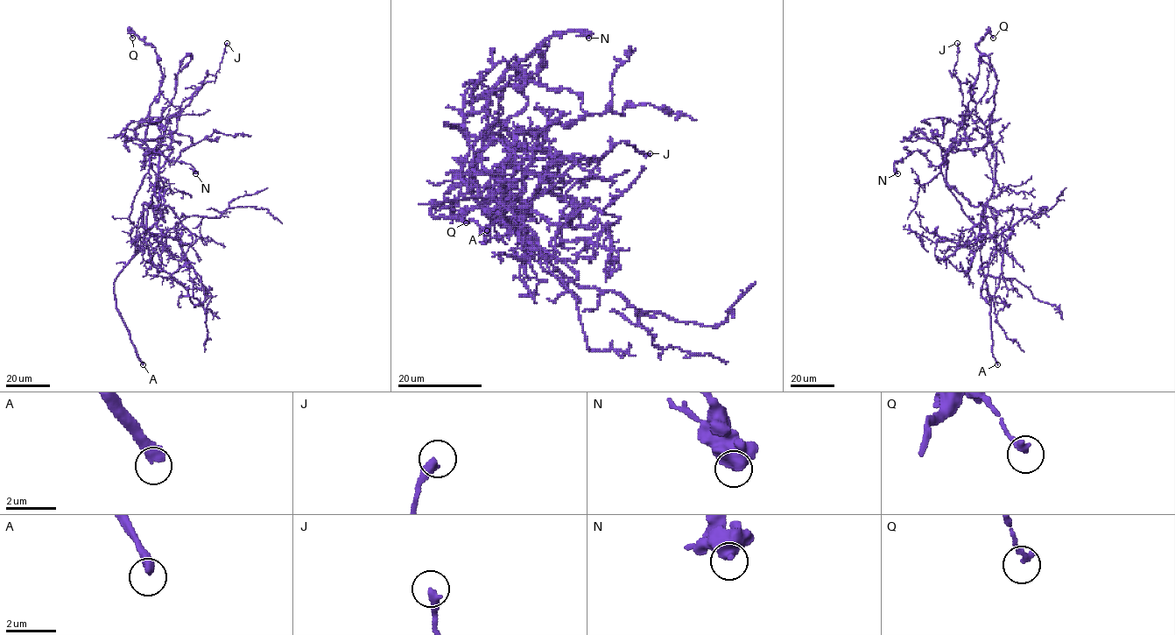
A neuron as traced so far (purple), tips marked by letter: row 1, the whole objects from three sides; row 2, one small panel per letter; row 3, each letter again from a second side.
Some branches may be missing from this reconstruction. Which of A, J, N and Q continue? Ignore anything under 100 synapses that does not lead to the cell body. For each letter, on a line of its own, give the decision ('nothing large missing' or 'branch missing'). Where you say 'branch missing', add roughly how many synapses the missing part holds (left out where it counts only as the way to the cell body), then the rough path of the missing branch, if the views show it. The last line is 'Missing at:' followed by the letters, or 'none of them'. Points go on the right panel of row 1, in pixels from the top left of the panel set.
A: branch missing
J: nothing large missing
N: nothing large missing
Q: nothing large missing
Missing at: A

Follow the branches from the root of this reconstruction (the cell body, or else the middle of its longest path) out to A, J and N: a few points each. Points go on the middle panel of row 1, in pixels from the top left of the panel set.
A: (509, 150), (492, 202), (492, 197), (448, 201), (431, 211), (434, 217), (473, 220), (487, 230)
J: (509, 150), (488, 206), (524, 208), (518, 228), (530, 204), (576, 162), (598, 160), (622, 141), (650, 153)
N: (509, 150), (514, 132), (545, 138), (521, 148), (490, 130), (488, 98), (501, 75), (552, 36), (588, 38)

